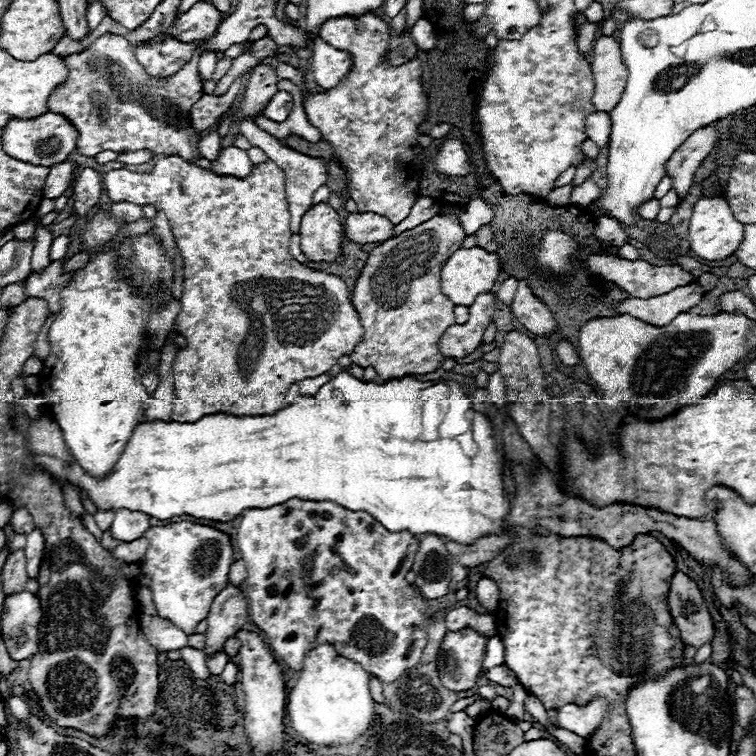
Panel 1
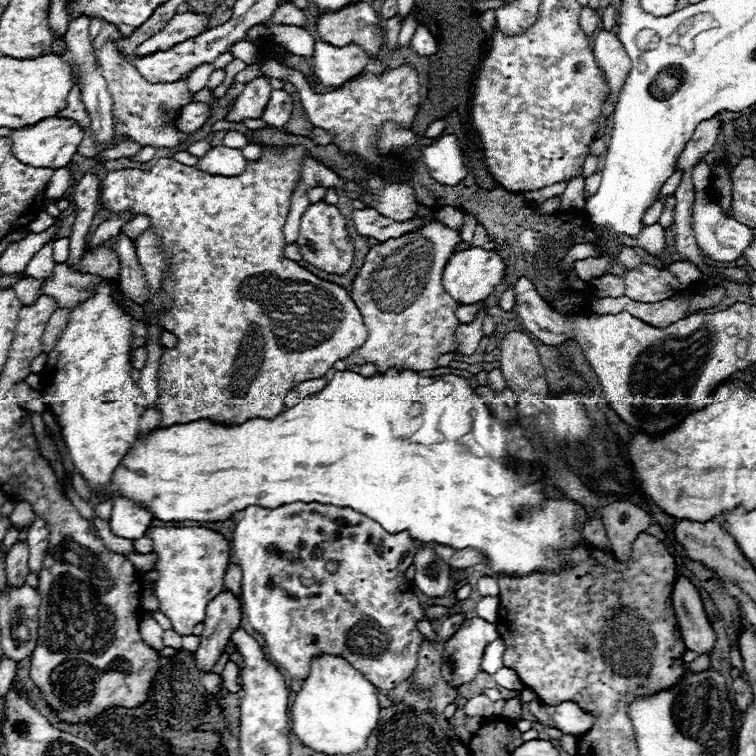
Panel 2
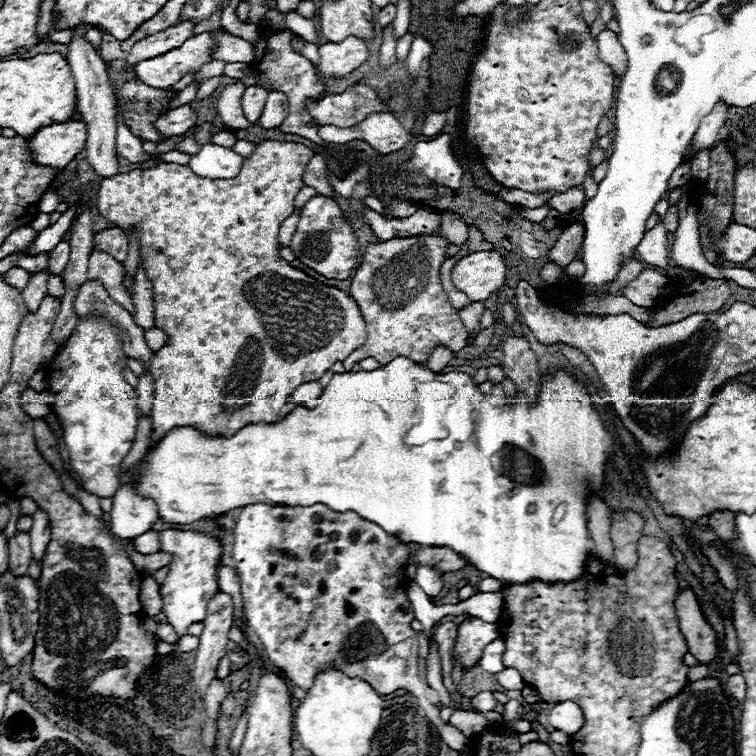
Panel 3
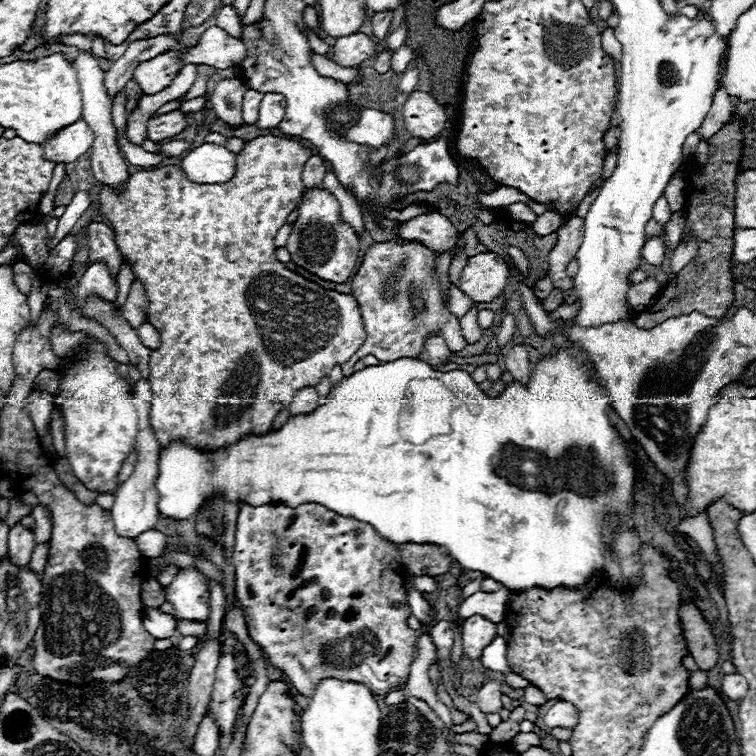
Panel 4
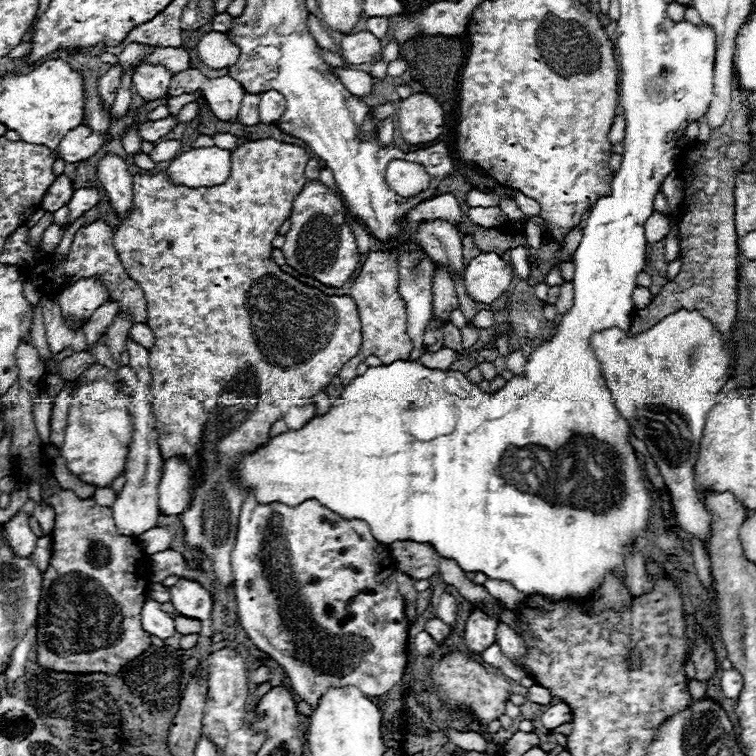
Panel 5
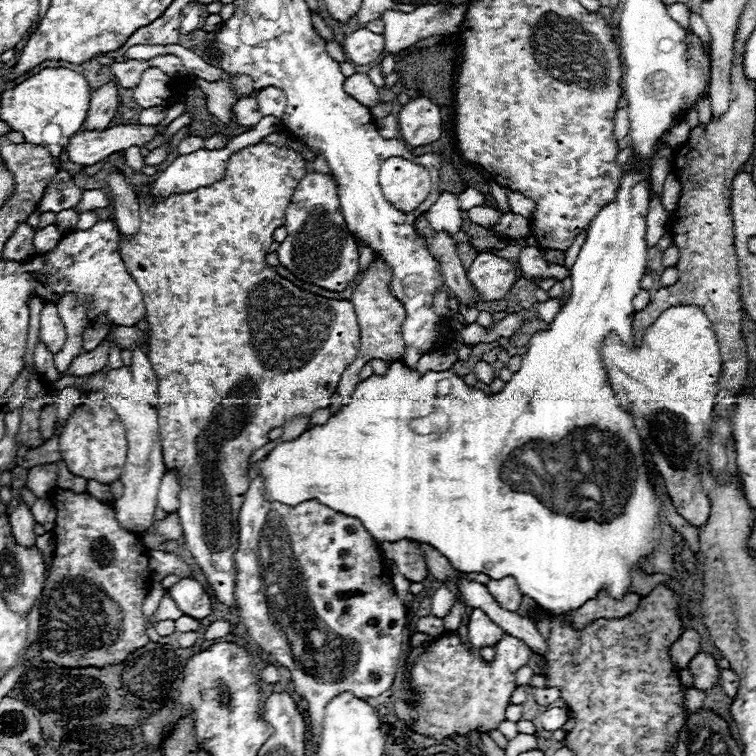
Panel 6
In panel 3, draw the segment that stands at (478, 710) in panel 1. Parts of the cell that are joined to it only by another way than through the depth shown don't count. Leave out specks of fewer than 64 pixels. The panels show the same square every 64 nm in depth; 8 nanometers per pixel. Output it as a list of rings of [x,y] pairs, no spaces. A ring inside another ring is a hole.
[[[484,690],[484,692],[480,692],[478,696],[472,698],[472,704],[474,704],[480,712],[490,712],[490,710],[494,710],[494,706],[498,704],[498,700],[494,698],[492,690]]]

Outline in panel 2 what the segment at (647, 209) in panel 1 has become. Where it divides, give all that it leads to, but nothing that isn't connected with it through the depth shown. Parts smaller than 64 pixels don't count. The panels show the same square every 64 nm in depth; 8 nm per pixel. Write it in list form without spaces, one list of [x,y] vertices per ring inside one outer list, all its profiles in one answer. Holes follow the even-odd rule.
[[[658,200],[656,204],[652,204],[652,208],[648,208],[648,212],[644,214],[644,226],[652,226],[660,220],[662,214],[662,200]]]

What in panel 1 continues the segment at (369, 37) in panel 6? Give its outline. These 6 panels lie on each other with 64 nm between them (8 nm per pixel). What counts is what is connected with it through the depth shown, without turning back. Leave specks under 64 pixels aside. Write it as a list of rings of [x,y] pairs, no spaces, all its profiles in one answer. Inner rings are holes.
[[[316,40],[312,48],[312,72],[318,86],[324,90],[334,88],[350,70],[352,70],[352,54],[346,50],[332,48],[324,40]]]

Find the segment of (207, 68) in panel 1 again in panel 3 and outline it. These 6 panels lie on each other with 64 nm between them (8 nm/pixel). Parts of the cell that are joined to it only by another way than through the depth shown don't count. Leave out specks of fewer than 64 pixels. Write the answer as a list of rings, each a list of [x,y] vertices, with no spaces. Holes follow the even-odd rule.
[[[192,84],[192,86],[188,86],[184,92],[180,92],[180,94],[176,96],[176,100],[170,100],[166,108],[168,108],[168,110],[170,110],[170,108],[180,108],[180,106],[184,106],[184,104],[190,104],[194,98],[196,98],[196,86]]]

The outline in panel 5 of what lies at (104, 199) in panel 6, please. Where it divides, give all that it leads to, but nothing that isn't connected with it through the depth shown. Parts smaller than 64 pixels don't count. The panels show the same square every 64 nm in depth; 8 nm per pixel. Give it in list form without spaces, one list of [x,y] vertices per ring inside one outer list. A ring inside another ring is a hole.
[[[80,188],[74,192],[68,208],[70,208],[70,222],[74,222],[76,218],[80,218],[84,212],[88,212],[90,208],[94,208],[98,202],[102,200],[100,190],[98,188]]]

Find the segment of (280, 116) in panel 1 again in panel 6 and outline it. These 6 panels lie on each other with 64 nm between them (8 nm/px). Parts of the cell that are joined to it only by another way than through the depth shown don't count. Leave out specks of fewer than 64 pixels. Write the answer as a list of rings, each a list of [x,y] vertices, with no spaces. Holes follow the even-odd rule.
[[[268,86],[256,92],[256,100],[258,100],[258,108],[264,116],[282,116],[284,108],[286,108],[286,96],[280,88]]]

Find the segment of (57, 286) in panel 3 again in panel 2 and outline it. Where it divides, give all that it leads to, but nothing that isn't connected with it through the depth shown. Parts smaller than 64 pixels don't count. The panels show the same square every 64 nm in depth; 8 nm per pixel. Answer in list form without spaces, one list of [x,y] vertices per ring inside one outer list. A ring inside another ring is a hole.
[[[46,244],[30,262],[26,268],[26,274],[36,278],[50,278],[54,272],[54,260],[52,260],[52,244]]]

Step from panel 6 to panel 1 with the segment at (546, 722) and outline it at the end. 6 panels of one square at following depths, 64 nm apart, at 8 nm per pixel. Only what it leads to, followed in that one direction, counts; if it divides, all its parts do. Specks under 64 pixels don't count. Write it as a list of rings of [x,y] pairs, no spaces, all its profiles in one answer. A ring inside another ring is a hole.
[[[596,700],[596,702],[590,702],[588,706],[564,704],[562,708],[558,708],[554,724],[582,738],[588,738],[598,728],[604,714],[606,714],[606,700],[600,700],[600,702]]]

